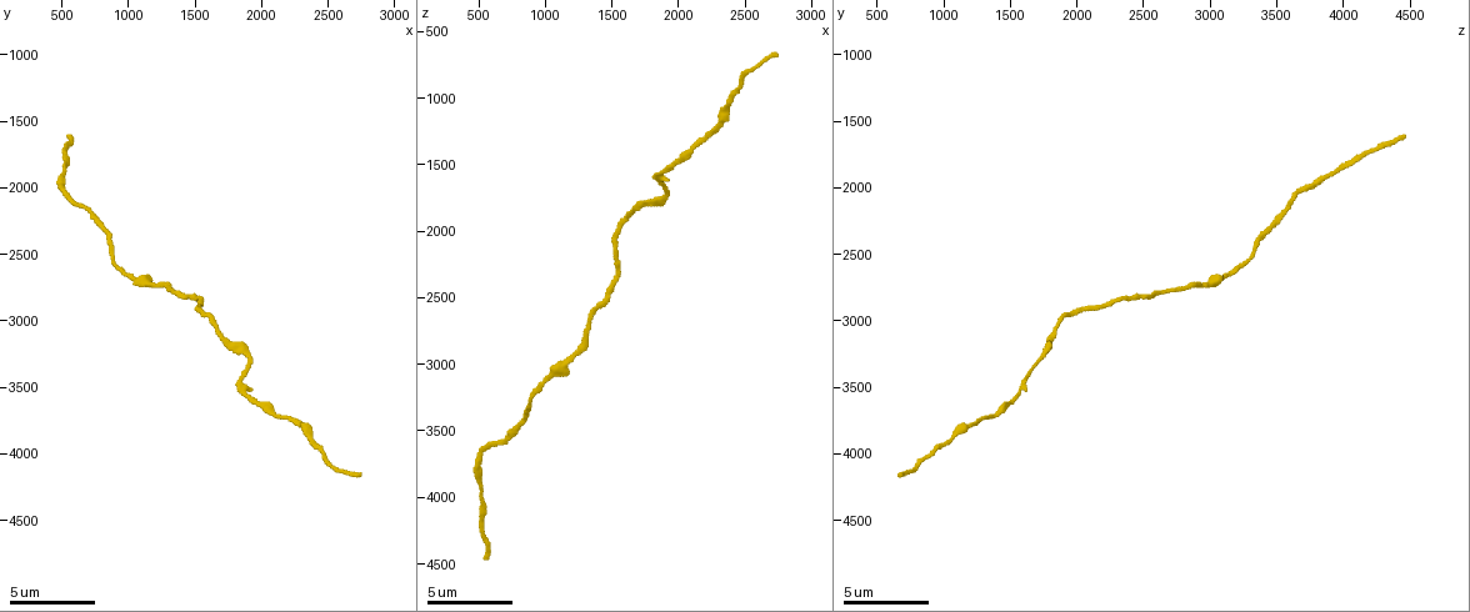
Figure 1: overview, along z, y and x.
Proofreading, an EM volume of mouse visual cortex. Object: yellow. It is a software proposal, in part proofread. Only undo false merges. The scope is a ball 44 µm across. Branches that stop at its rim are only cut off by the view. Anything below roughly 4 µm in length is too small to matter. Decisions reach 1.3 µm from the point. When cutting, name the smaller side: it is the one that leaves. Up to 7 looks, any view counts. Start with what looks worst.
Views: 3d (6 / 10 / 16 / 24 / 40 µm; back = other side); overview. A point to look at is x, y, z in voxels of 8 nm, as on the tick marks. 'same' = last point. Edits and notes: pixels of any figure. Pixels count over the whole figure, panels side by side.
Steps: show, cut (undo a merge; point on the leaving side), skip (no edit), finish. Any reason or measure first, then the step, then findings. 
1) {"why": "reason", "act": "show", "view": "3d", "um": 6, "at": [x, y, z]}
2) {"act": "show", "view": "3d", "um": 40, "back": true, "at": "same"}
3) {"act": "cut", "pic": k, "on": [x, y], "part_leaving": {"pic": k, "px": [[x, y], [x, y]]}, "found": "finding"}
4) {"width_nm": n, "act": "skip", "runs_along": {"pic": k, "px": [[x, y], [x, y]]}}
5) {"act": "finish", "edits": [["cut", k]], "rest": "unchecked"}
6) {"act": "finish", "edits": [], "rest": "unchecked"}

{"why": "narrows sharply", "act": "show", "view": "3d", "um": 16, "at": [520, 1840, 3980]}

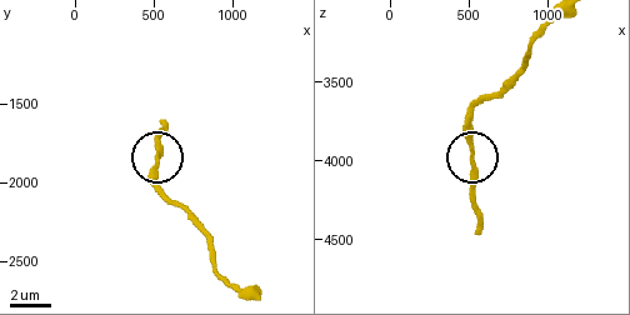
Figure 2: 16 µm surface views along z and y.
{"act": "skip", "runs_along": {"pic": 2, "px": [[551, 20], [533, 41], [521, 66], [473, 111], [471, 200]]}, "found": "continuous, no second neuron"}

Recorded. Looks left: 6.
{"why": "thick turns thin", "act": "show", "view": "3d", "um": 10, "at": [1860, 3240, 1760]}

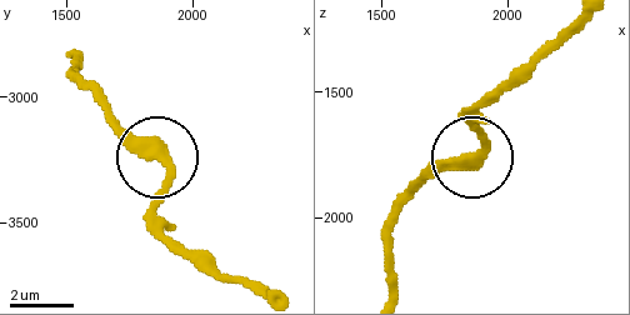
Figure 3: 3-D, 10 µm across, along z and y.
{"why": "closer look", "act": "show", "view": "3d", "um": 6, "at": [1860, 3250, 1760]}

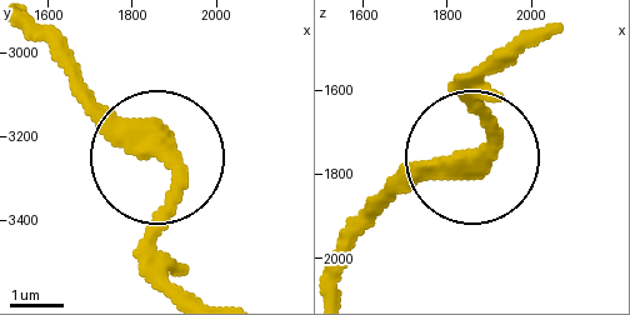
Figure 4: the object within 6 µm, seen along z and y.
{"width_nm": 360, "act": "skip", "found": "one neuron here"}

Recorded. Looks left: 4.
{"why": "thick turns thin", "act": "show", "view": "3d", "um": 16, "at": [1300, 2740, 2840]}

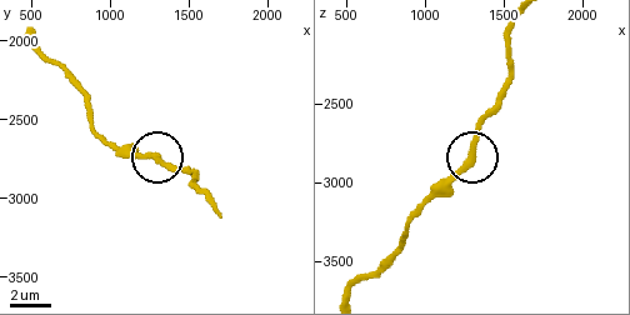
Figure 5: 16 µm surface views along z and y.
{"act": "show", "view": "3d", "um": 6, "at": [1300, 2740, 2840]}

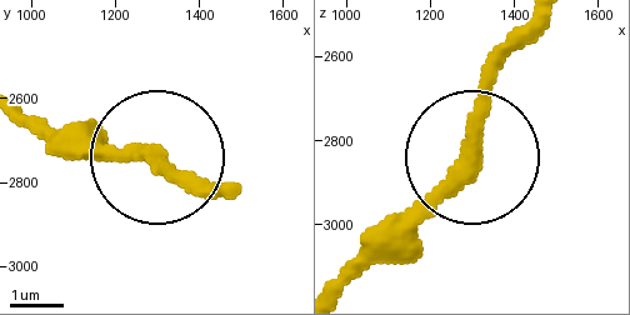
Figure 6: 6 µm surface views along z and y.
{"width_nm": 280, "act": "skip", "found": "all the same neuron"}

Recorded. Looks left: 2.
{"act": "finish", "edits": [], "rest": "unchecked"}

